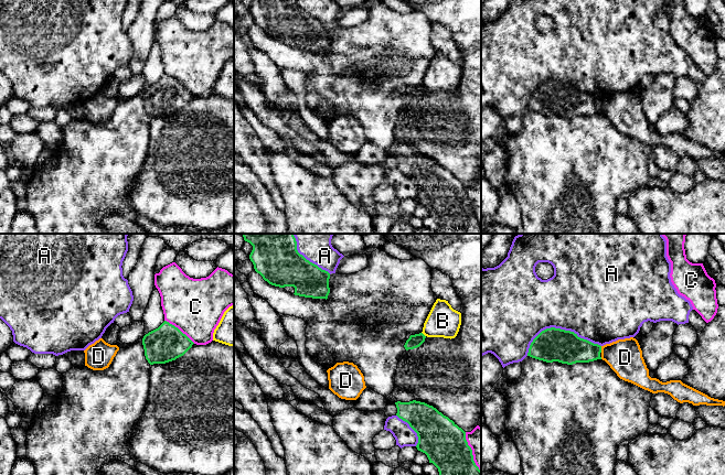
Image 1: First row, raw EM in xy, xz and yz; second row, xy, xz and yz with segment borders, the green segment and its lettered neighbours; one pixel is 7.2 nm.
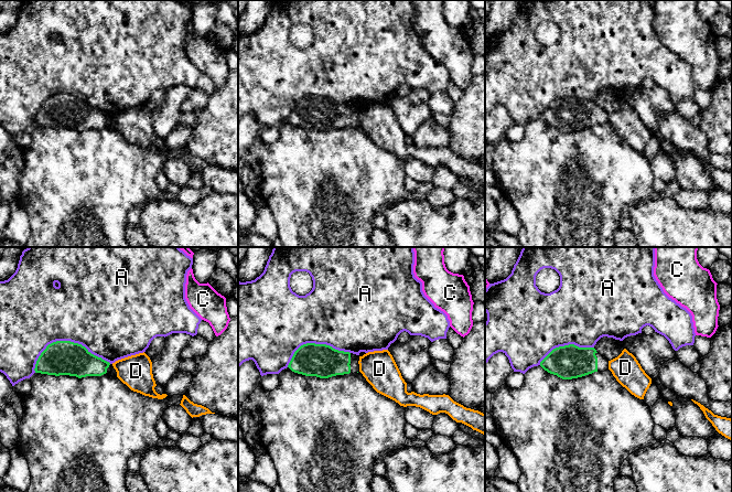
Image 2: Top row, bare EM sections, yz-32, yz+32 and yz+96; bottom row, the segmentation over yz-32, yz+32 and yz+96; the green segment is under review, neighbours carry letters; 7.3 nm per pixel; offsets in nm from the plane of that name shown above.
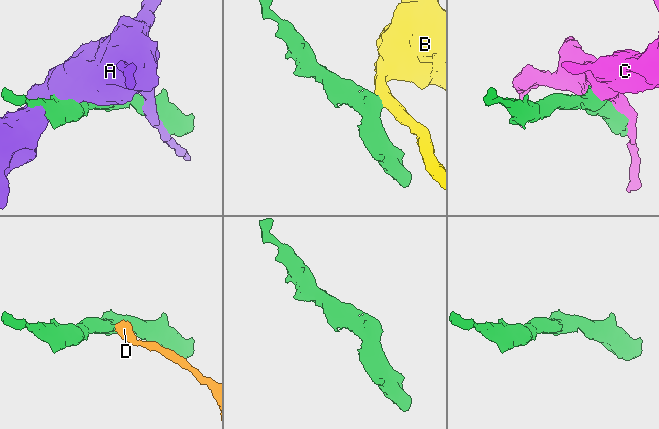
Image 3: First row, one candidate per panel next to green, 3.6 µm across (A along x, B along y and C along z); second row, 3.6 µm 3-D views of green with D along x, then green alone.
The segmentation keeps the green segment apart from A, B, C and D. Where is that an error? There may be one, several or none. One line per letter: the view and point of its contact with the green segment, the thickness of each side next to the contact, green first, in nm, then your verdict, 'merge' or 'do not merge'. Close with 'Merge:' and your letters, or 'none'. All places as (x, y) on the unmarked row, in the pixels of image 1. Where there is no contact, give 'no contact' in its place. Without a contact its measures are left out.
A: contact yz (558, 82); calibres 240 and 480 nm; do not merge
B: contact xz (423, 87); calibres 100 and 240 nm; do not merge
C: contact xy (179, 83); calibres 260 and 400 nm; do not merge
D: contact yz (600, 103); calibres 240 and 260 nm; do not merge
Merge: none

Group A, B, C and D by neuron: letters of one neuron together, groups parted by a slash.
A / B / C / D

